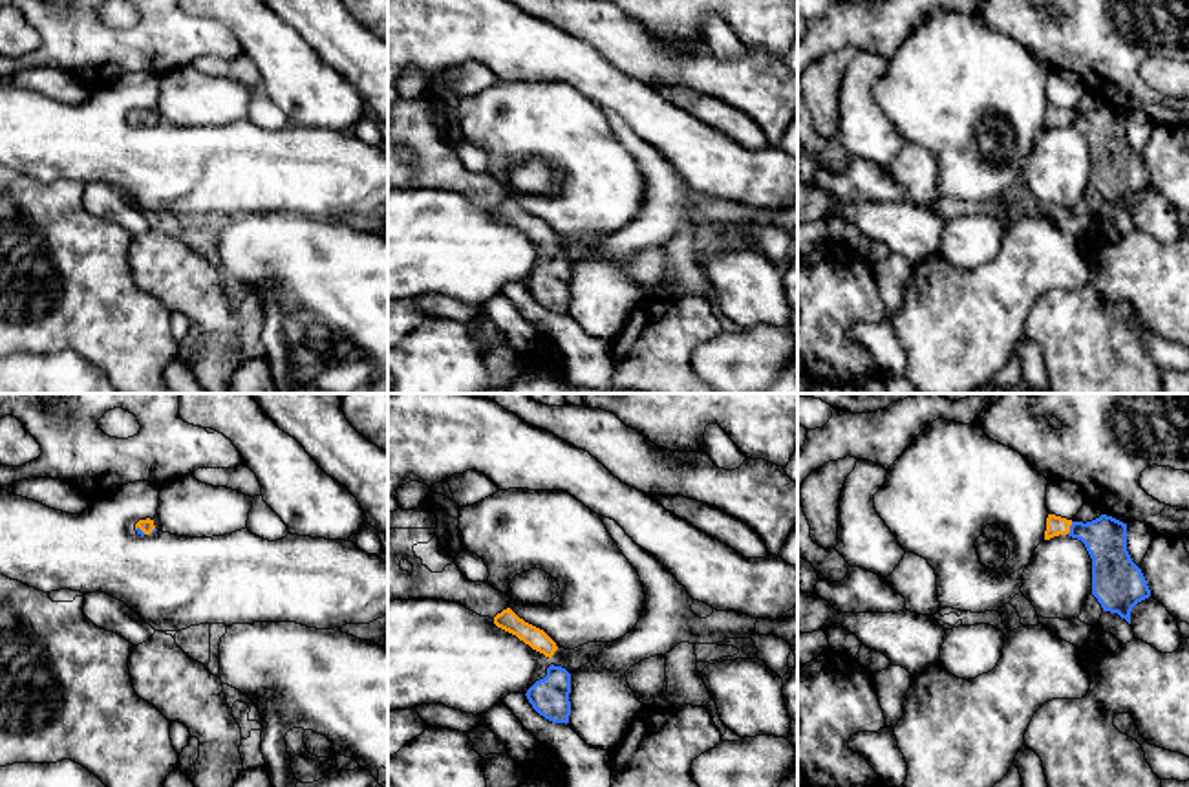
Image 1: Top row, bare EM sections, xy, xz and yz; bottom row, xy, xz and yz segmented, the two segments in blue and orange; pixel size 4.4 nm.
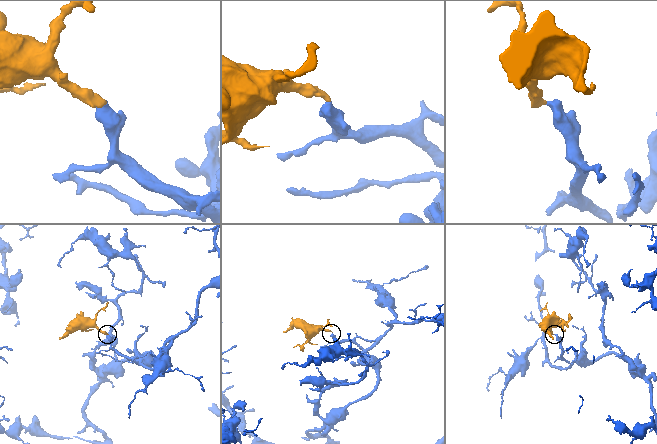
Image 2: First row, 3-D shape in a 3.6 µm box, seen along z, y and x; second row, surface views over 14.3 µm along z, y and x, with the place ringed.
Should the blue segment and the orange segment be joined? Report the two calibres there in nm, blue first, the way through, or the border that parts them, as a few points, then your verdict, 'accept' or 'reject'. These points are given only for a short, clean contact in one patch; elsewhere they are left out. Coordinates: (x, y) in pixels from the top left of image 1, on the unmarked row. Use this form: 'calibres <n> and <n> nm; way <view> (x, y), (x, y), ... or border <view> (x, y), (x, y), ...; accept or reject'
calibres 190 and 90 nm; way yz (1105, 129), (1071, 118), (1056, 116); accept

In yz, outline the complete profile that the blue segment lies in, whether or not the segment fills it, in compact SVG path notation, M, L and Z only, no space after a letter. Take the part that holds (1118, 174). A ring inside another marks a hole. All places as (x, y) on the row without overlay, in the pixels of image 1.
M1048 104L1044 130L1059 124L1085 134L1092 148L1092 185L1103 201L1118 203L1130 214L1132 198L1149 189L1151 179L1127 141L1127 113L1107 104L1087 113Z

